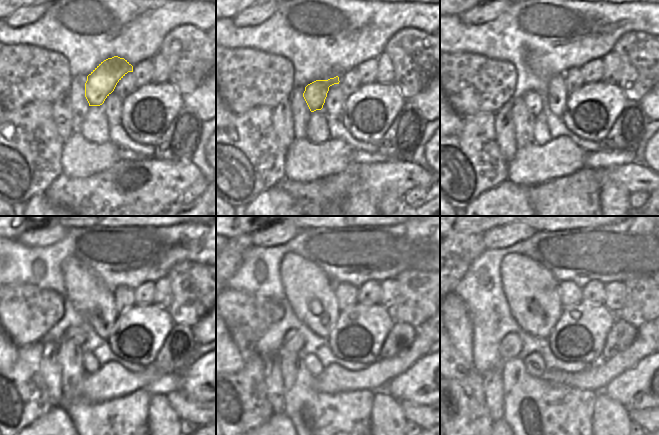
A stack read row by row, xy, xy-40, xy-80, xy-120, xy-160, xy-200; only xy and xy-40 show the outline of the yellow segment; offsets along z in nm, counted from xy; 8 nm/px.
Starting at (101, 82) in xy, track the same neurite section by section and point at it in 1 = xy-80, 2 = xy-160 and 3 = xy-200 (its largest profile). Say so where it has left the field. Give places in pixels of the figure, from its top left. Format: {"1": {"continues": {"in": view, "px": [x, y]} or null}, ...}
{"1": {"continues": {"in": "xy-80", "px": [534, 101]}}, "2": {"continues": {"in": "xy-160", "px": [293, 341]}}, "3": {"continues": {"in": "xy-200", "px": [510, 346]}}}

